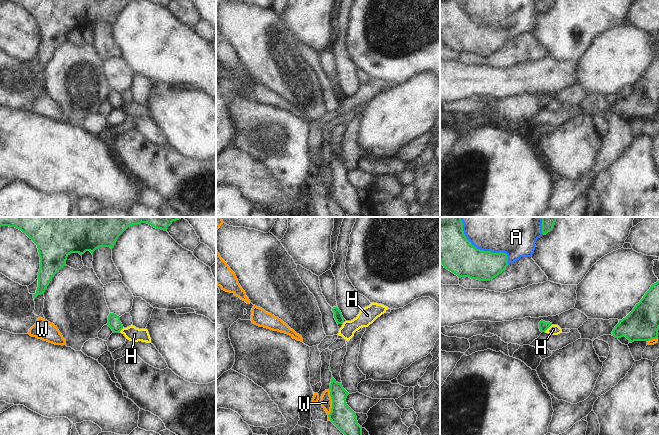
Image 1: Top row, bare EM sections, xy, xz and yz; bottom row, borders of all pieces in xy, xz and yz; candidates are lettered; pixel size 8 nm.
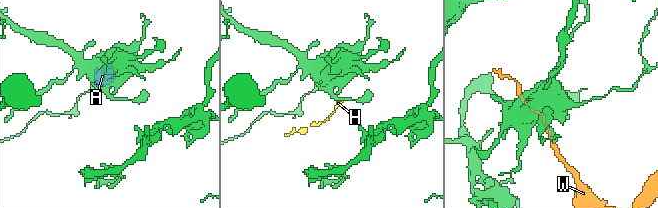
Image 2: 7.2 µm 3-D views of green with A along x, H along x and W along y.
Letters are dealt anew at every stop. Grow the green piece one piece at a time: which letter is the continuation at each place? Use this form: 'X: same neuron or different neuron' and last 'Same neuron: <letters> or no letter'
A: same neuron
H: different neuron
W: different neuron
Same neuron: A

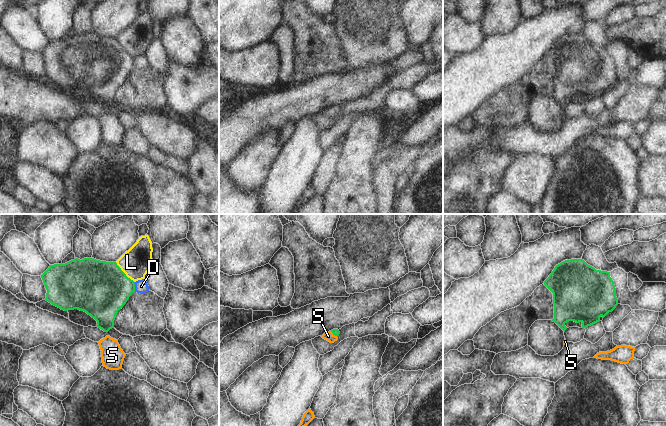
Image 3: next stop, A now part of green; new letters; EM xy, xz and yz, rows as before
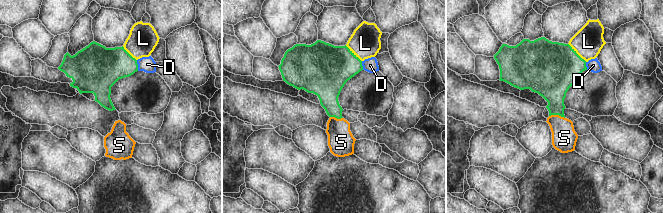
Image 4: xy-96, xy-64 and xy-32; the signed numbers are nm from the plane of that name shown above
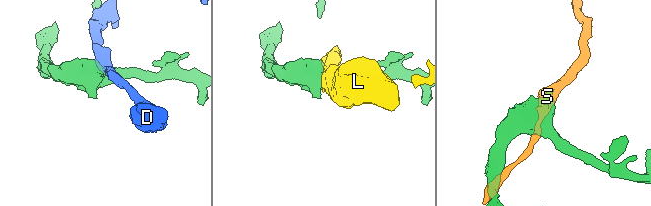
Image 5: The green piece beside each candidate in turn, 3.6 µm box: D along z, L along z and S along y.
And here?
D: different neuron
L: different neuron
S: same neuron
Same neuron: S

